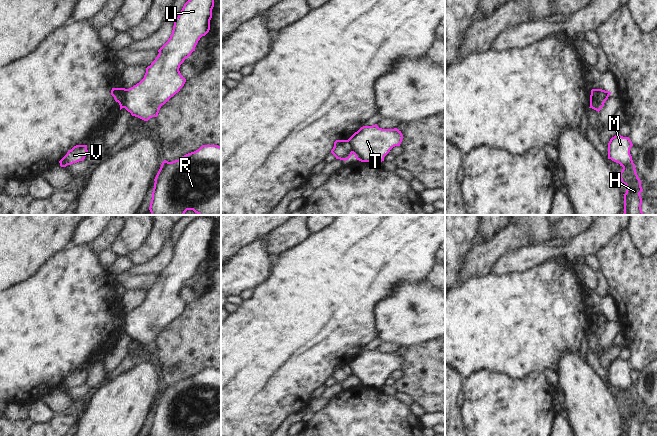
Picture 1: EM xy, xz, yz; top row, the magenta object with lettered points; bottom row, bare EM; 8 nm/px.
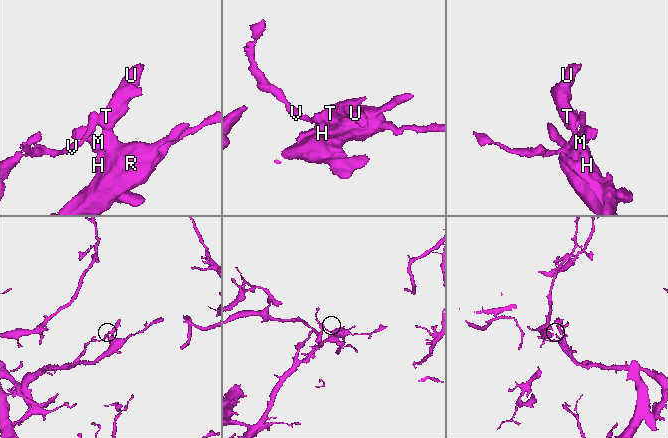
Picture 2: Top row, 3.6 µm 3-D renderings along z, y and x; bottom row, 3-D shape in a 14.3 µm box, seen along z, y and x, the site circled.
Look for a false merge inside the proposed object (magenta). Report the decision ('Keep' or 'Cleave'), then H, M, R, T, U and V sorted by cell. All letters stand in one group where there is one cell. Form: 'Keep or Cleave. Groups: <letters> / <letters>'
Cleave. Groups: H M R T U / V.

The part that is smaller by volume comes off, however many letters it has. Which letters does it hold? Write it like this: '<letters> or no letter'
V

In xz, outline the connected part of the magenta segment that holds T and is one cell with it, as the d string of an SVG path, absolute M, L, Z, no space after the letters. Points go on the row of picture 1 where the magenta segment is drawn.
M375 124L361 127L348 140L357 160L380 164L393 147L400 146L402 139L397 128L382 129Z

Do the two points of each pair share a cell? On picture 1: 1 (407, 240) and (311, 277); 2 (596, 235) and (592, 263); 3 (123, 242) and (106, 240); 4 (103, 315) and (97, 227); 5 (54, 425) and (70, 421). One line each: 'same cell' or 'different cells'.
1: same cell
2: different cells
3: different cells
4: different cells
5: same cell

